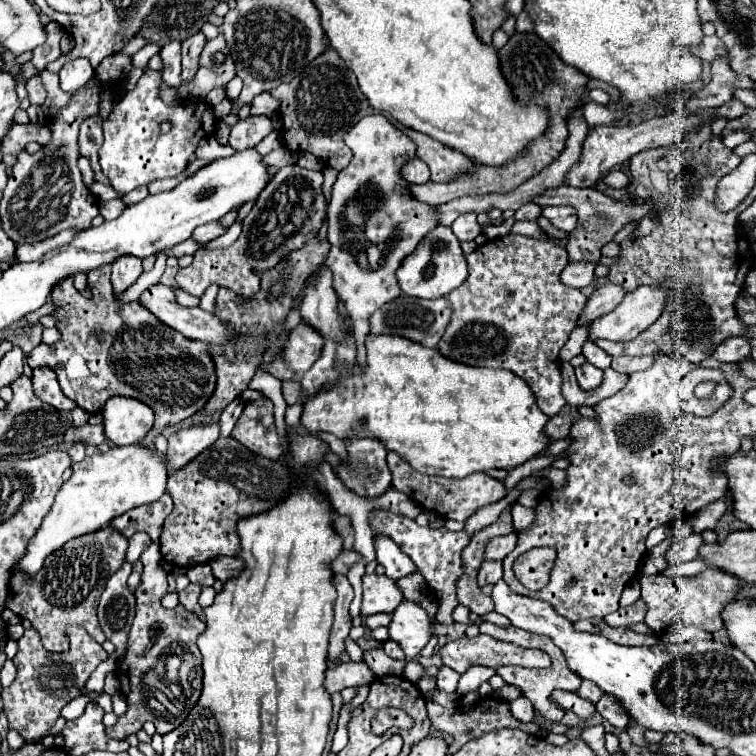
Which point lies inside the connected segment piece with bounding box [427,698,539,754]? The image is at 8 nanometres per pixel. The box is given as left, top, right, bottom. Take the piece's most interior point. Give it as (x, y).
(489, 714)

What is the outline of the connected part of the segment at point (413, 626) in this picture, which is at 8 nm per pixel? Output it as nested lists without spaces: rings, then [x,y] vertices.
[[[403,600],[389,624],[389,638],[395,640],[407,658],[415,658],[431,640],[431,620],[417,602]]]

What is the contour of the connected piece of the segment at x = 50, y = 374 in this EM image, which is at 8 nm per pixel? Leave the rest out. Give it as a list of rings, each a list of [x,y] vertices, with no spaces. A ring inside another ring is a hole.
[[[37,368],[37,370],[33,370],[31,380],[33,380],[35,394],[43,402],[51,404],[57,410],[67,410],[67,412],[71,412],[73,408],[77,408],[77,404],[73,404],[73,400],[69,400],[61,392],[61,386],[57,384],[57,374],[51,368]]]

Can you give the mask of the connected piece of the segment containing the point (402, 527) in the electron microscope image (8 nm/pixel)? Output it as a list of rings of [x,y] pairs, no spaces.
[[[377,512],[371,514],[371,526],[377,534],[387,534],[391,536],[397,546],[409,554],[409,558],[415,562],[419,572],[425,576],[427,584],[437,596],[439,602],[439,612],[437,620],[443,624],[451,624],[451,612],[457,606],[455,598],[455,582],[461,576],[461,550],[469,544],[469,534],[467,532],[449,532],[447,528],[431,528],[431,526],[419,526],[411,518],[403,518],[399,514],[389,514],[389,512]]]

